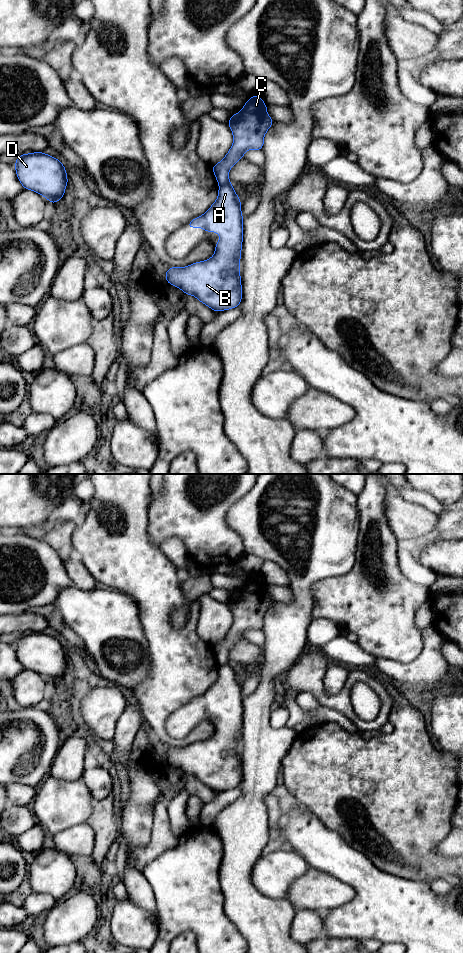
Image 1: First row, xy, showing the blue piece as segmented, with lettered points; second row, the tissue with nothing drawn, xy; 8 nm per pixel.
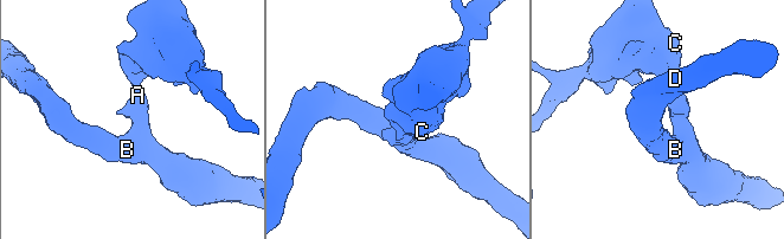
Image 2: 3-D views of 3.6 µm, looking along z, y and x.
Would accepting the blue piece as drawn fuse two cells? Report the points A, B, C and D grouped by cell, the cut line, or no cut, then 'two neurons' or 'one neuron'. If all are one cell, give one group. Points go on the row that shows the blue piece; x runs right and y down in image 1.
A B D / C | xy (230, 182), (219, 186) | two neurons

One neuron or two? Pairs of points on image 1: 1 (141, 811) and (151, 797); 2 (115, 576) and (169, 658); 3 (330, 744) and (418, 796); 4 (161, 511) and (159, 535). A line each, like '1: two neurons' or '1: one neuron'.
1: one neuron
2: one neuron
3: one neuron
4: one neuron

